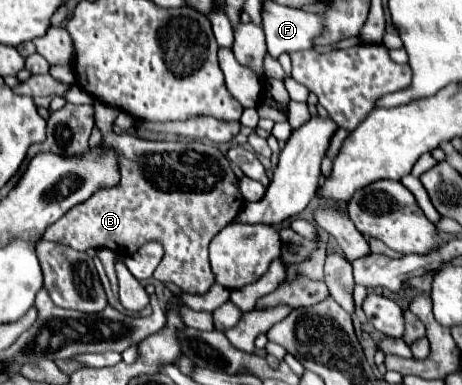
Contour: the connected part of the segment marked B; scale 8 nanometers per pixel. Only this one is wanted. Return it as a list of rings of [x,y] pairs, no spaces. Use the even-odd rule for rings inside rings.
[[[93,103],[93,119],[95,125],[103,131],[103,147],[115,149],[119,155],[121,165],[121,185],[103,189],[95,193],[87,203],[77,205],[69,213],[65,213],[59,221],[55,221],[45,233],[45,241],[61,243],[67,247],[73,247],[77,251],[93,249],[111,249],[119,257],[133,255],[141,245],[147,241],[161,241],[165,247],[165,255],[155,269],[153,277],[161,283],[175,283],[185,293],[207,293],[211,285],[215,283],[215,275],[209,265],[209,243],[211,239],[231,225],[237,217],[237,205],[241,205],[243,195],[239,191],[239,181],[231,169],[231,161],[215,147],[215,143],[209,141],[147,141],[139,139],[135,135],[115,135],[111,133],[113,121],[117,117],[117,109],[107,103]]]

